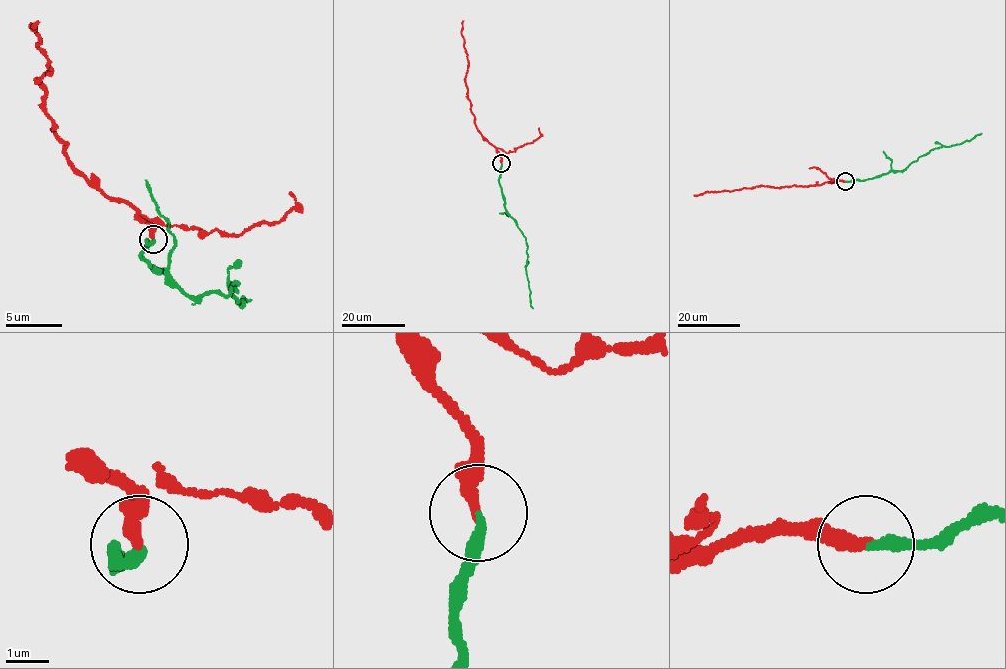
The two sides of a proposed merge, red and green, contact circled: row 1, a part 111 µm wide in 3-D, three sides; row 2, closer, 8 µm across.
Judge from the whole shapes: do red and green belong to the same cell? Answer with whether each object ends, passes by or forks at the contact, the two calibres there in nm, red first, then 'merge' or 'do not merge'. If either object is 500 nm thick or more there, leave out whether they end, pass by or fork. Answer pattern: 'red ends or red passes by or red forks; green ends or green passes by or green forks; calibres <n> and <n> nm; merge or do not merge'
red ends; green ends; calibres 320 and 260 nm; do not merge

